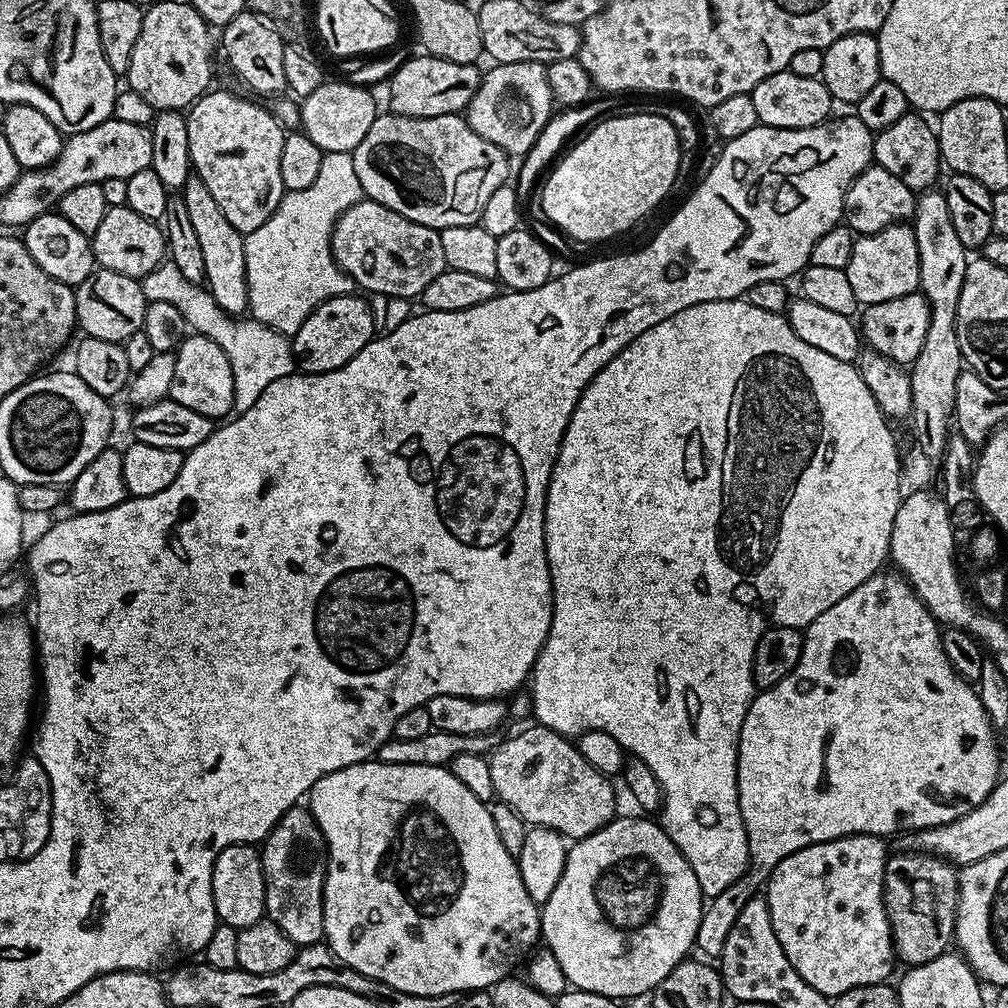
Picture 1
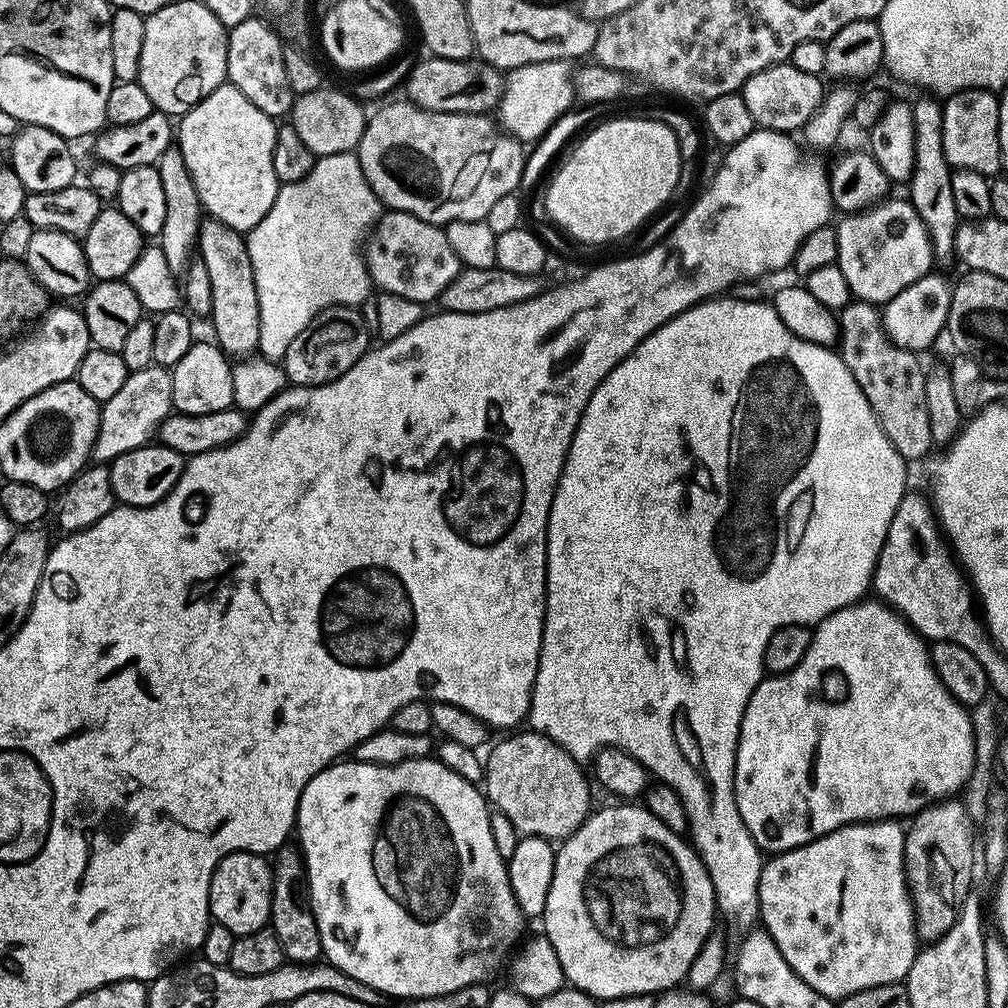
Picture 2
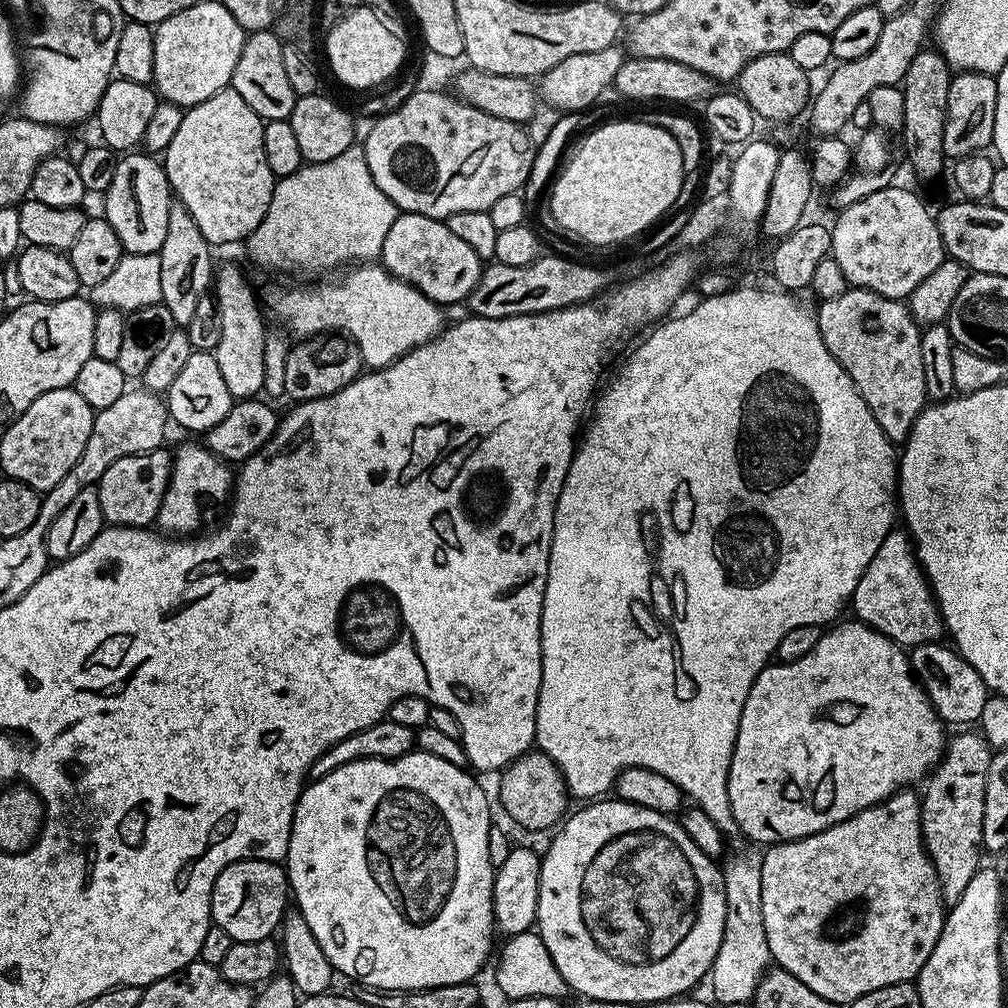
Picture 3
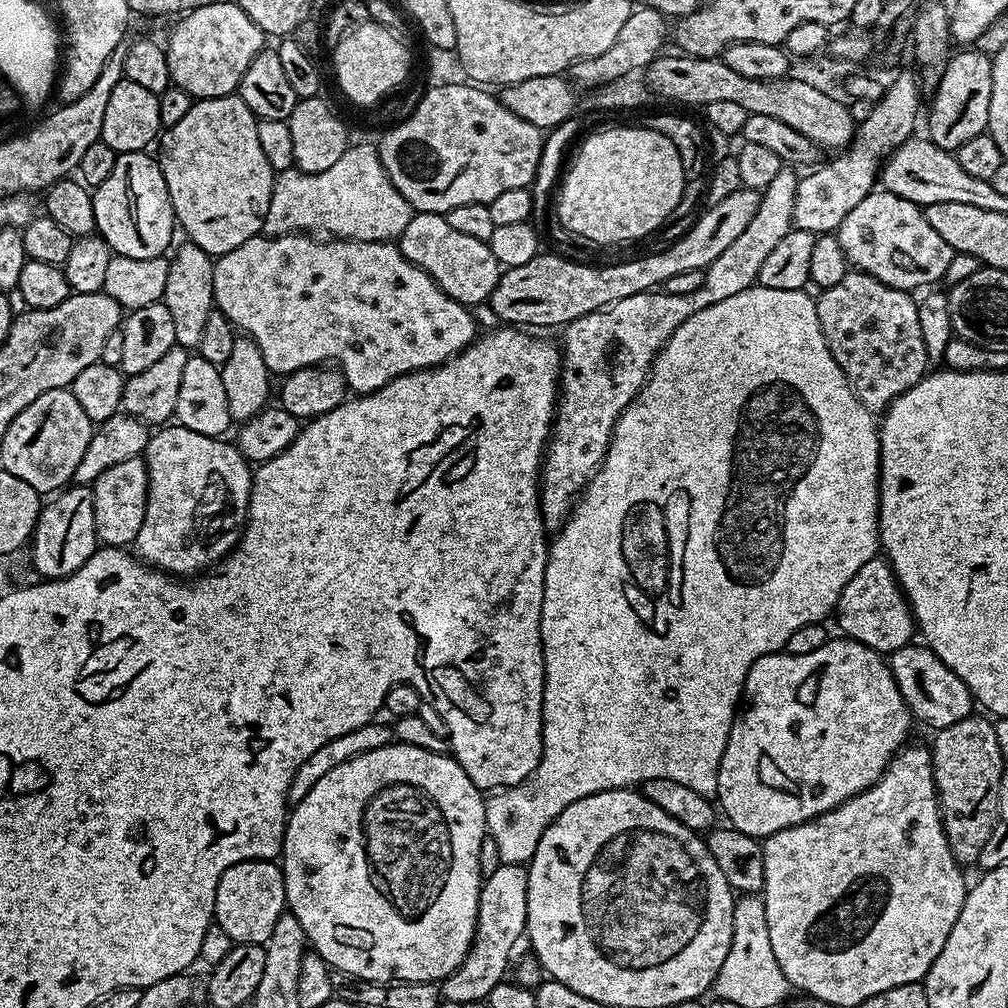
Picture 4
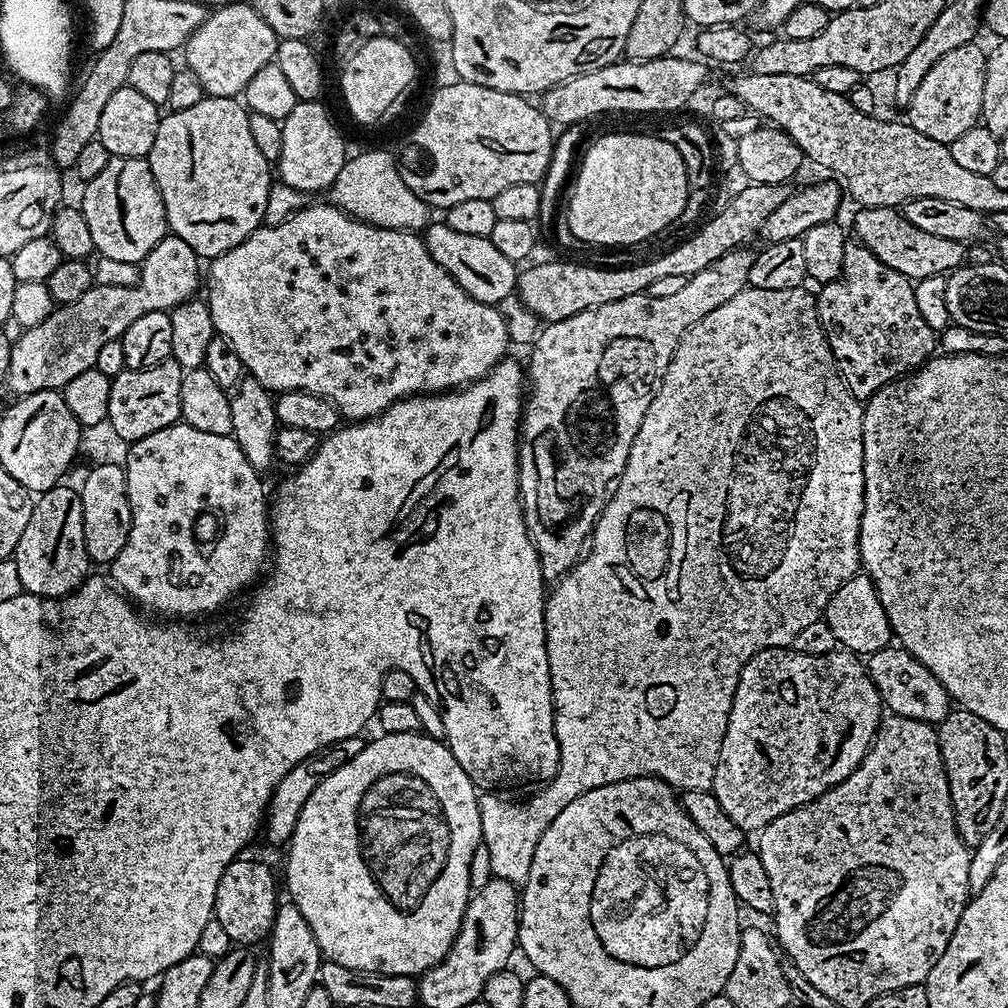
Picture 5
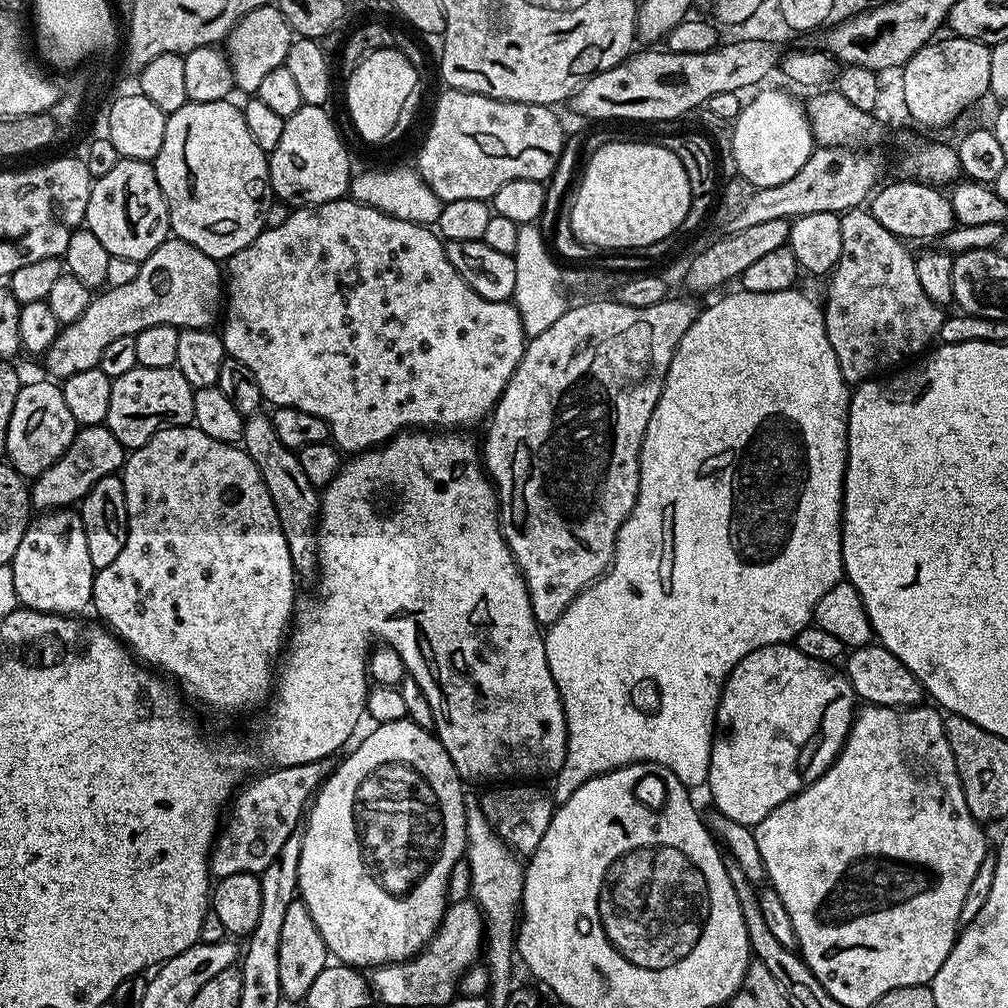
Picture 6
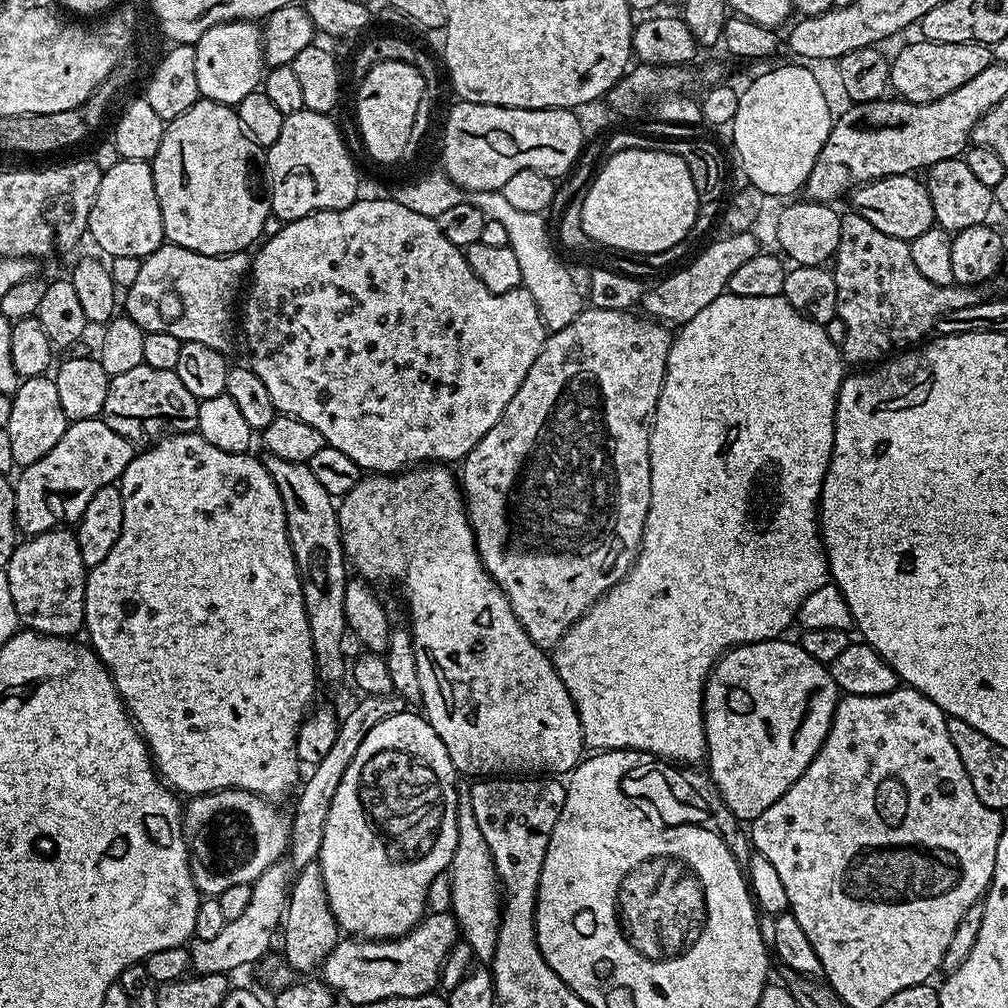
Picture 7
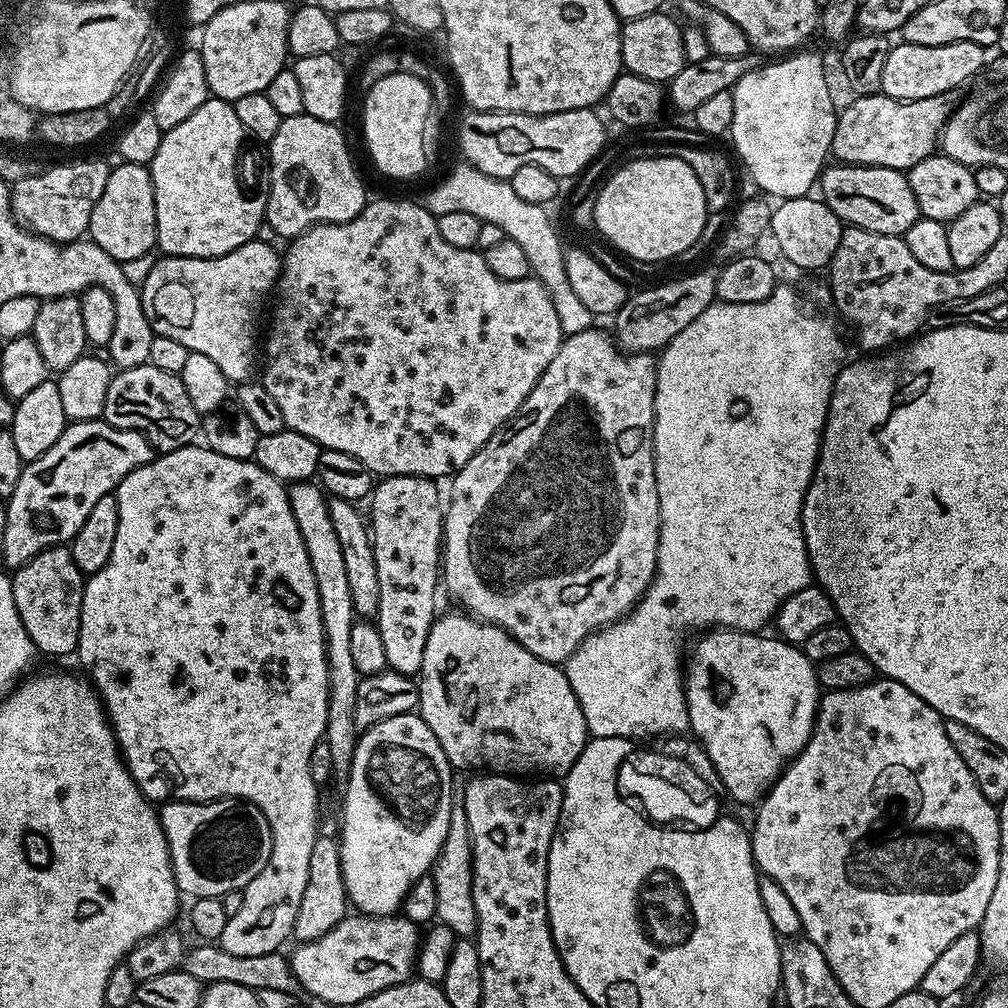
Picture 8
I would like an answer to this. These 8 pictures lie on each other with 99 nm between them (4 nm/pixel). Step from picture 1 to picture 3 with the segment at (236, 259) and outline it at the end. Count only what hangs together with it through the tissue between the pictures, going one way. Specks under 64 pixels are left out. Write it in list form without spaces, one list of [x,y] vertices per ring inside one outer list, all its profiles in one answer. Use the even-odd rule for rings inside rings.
[[[224,264],[221,268],[219,265],[214,272],[214,295],[218,319],[222,322],[214,355],[218,370],[222,370],[226,390],[230,390],[233,401],[259,397],[264,386],[264,351],[269,333],[264,332],[265,313],[258,301],[258,294],[248,285],[238,265]]]

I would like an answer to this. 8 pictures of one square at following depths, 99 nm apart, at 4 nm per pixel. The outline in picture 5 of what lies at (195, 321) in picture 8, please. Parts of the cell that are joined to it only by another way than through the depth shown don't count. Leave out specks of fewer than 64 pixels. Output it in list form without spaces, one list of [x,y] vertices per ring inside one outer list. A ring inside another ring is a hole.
[[[166,234],[158,242],[158,246],[143,261],[141,282],[134,286],[106,286],[96,284],[82,299],[73,304],[61,304],[38,326],[25,328],[15,337],[12,346],[12,358],[8,370],[6,388],[16,392],[17,397],[29,396],[32,392],[47,392],[49,390],[63,390],[70,382],[70,378],[78,378],[86,370],[96,366],[98,354],[106,342],[123,337],[134,322],[138,322],[151,312],[168,312],[188,303],[197,295],[196,287],[202,284],[202,260],[196,251],[185,240],[174,234]]]

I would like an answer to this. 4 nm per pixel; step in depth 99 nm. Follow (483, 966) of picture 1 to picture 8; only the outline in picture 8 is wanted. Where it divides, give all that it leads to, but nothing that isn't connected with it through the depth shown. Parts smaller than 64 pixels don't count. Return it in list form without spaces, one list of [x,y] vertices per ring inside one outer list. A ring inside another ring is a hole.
[[[412,712],[398,714],[394,718],[386,718],[370,728],[365,728],[359,733],[352,759],[350,778],[344,791],[344,799],[339,805],[340,812],[338,811],[338,843],[340,845],[340,861],[342,862],[342,882],[346,886],[349,905],[357,913],[365,916],[397,915],[401,911],[404,896],[410,890],[410,886],[414,886],[414,882],[418,882],[418,878],[427,876],[433,871],[434,865],[441,859],[440,847],[447,842],[448,827],[452,824],[452,775],[454,775],[454,769],[448,763],[434,730],[430,730],[423,715]]]

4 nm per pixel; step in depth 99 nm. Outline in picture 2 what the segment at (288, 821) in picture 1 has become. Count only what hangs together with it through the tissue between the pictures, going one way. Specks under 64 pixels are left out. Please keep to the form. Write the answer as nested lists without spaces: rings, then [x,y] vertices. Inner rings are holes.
[[[285,846],[275,853],[272,864],[272,919],[270,927],[278,934],[278,942],[282,942],[285,961],[293,964],[314,964],[324,956],[322,934],[318,934],[318,922],[312,913],[312,904],[308,901],[308,875],[304,872],[304,858],[296,846]]]

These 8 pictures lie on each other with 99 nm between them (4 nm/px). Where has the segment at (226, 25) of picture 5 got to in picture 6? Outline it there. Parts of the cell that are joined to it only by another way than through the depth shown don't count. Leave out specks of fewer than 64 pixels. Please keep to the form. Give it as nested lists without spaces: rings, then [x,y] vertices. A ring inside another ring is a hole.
[[[269,2],[258,10],[246,14],[246,18],[239,20],[226,37],[226,55],[232,66],[232,83],[244,94],[254,94],[258,86],[270,74],[270,70],[284,67],[286,54],[290,54],[290,46],[294,33],[282,10],[275,3]]]

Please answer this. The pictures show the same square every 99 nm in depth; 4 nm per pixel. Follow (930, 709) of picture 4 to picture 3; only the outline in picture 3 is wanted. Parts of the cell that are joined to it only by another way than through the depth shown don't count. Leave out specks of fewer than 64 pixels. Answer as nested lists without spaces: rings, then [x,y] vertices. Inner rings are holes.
[[[929,642],[915,645],[910,652],[912,670],[916,673],[916,679],[924,687],[924,693],[928,695],[932,709],[940,715],[945,725],[975,725],[980,719],[983,706],[990,697],[988,687],[986,682],[982,682],[982,674],[978,674],[978,670],[974,670],[974,666],[970,666],[970,662],[966,662],[966,658],[962,658],[955,647],[945,644]]]

